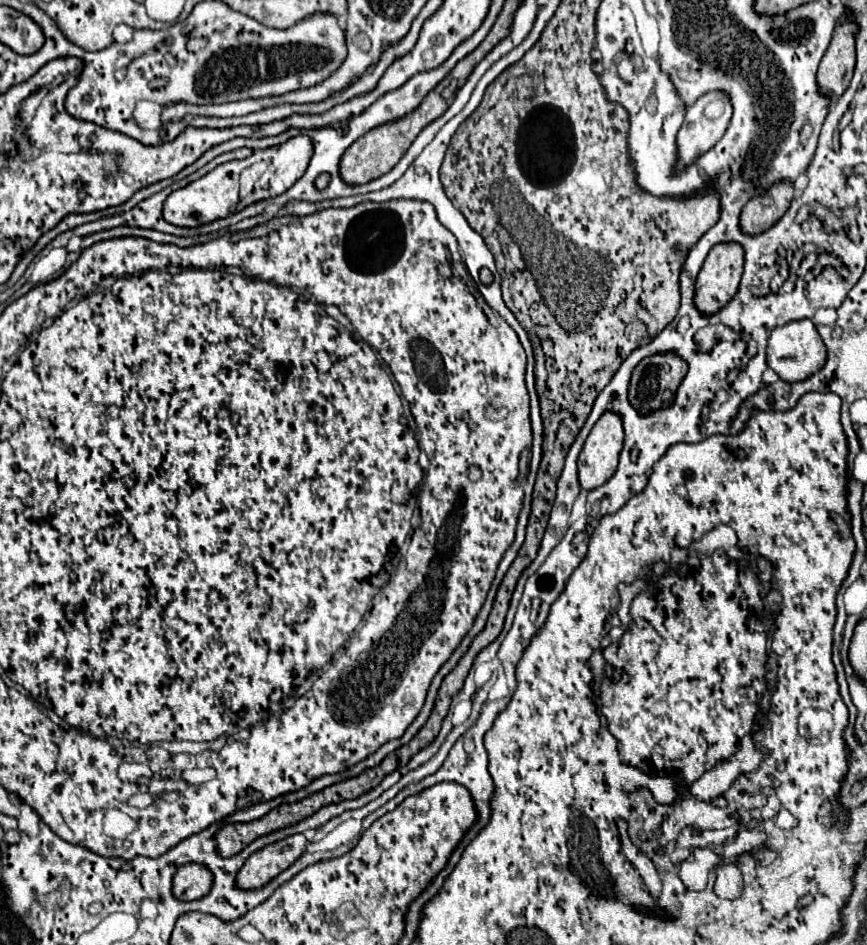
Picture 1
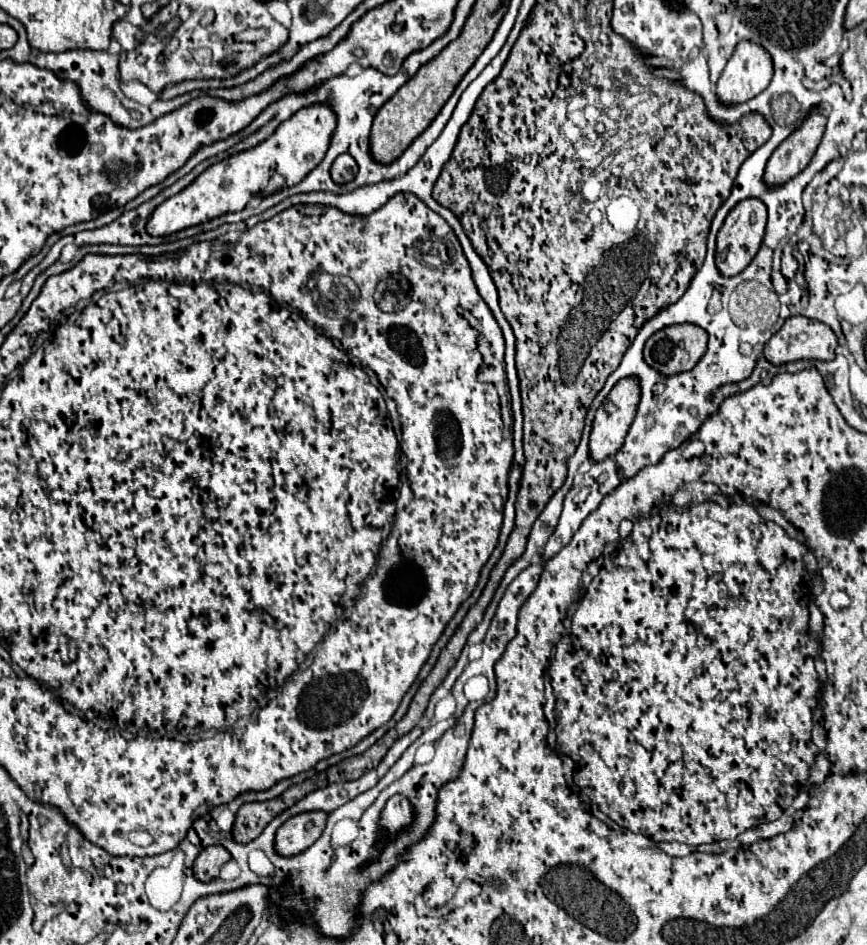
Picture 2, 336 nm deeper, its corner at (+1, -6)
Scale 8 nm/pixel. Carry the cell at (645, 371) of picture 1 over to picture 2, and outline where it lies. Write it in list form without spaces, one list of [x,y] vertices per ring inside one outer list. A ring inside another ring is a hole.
[[[672,325],[654,333],[644,345],[644,361],[658,373],[670,377],[694,369],[706,353],[708,335],[698,325]]]

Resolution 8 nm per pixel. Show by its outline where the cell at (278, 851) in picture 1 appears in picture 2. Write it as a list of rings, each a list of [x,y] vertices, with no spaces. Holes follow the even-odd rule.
[[[310,811],[290,817],[278,831],[276,831],[276,853],[282,857],[294,857],[306,851],[324,831],[326,827],[326,813],[324,811]]]

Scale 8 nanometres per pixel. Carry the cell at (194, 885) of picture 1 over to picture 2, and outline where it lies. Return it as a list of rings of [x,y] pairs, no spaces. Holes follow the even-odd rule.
[[[212,845],[206,847],[194,861],[194,877],[198,877],[198,881],[212,881],[218,877],[222,865],[230,859],[230,853],[220,847],[220,845]]]

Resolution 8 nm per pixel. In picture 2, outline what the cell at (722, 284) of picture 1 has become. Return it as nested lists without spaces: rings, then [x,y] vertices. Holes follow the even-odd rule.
[[[760,199],[740,201],[726,217],[716,237],[716,267],[724,277],[734,277],[748,267],[760,249],[766,227],[766,205]]]

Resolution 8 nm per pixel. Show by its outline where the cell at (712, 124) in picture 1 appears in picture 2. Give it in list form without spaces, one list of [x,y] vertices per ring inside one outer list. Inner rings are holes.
[[[750,41],[738,43],[716,83],[718,103],[738,105],[756,97],[768,87],[772,73],[772,59],[760,45]]]

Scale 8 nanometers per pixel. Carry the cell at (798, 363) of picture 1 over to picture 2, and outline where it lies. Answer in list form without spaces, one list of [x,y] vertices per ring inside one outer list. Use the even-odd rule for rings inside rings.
[[[790,317],[764,347],[764,357],[772,365],[786,365],[800,359],[834,359],[838,339],[832,329],[808,317]]]

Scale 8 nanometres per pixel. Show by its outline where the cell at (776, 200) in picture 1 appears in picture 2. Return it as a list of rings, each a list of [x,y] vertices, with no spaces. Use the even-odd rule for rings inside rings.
[[[814,109],[802,123],[802,127],[796,129],[768,159],[764,171],[766,185],[784,185],[786,181],[802,173],[802,169],[814,157],[816,147],[820,145],[824,125],[826,117],[818,109]]]

